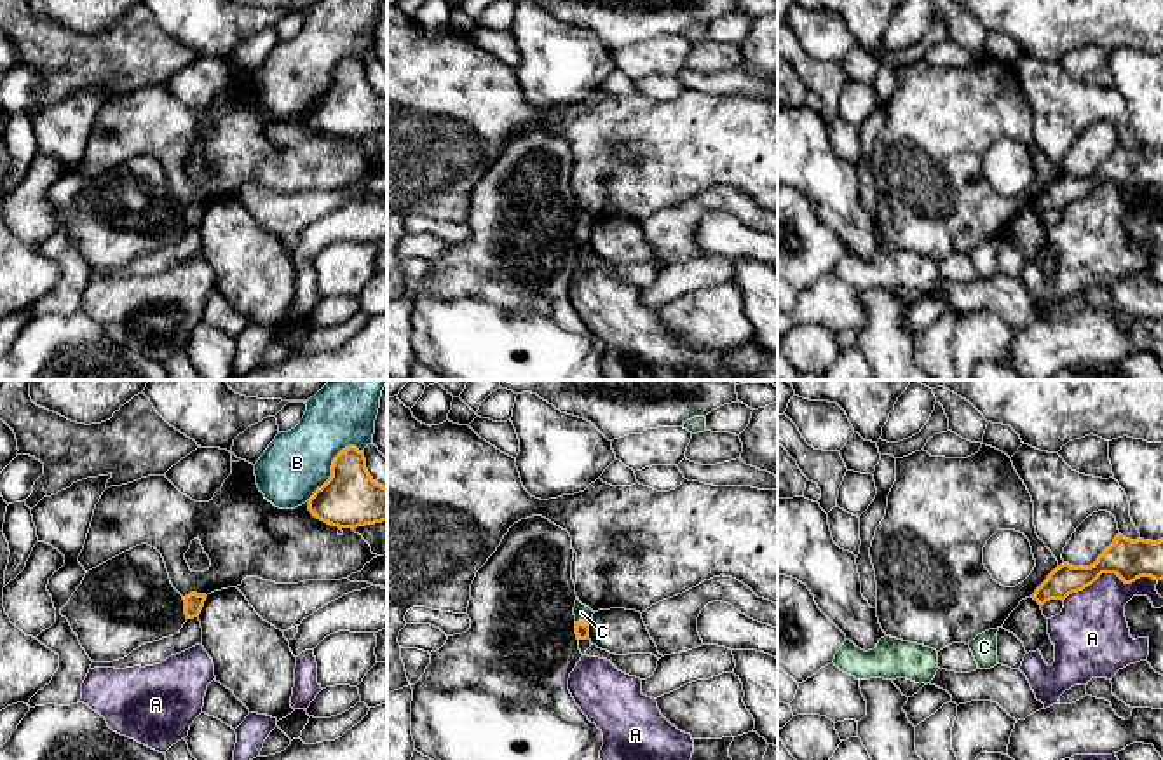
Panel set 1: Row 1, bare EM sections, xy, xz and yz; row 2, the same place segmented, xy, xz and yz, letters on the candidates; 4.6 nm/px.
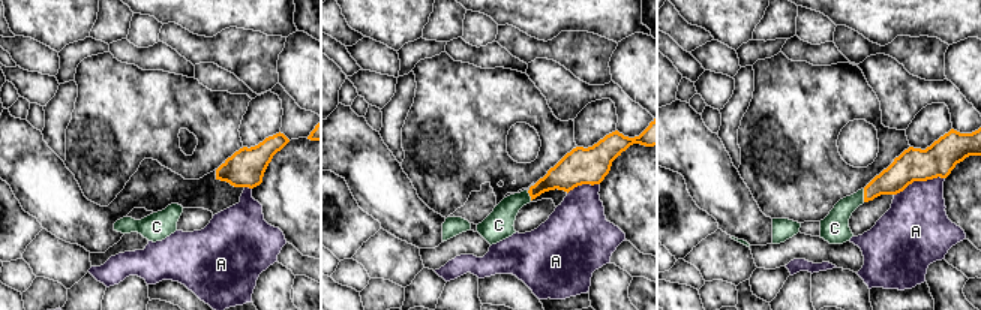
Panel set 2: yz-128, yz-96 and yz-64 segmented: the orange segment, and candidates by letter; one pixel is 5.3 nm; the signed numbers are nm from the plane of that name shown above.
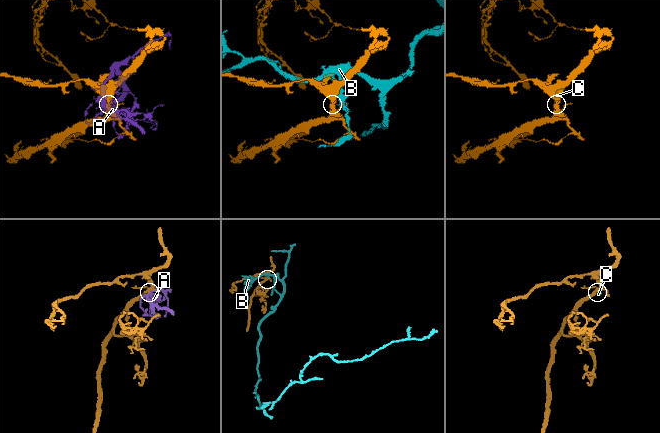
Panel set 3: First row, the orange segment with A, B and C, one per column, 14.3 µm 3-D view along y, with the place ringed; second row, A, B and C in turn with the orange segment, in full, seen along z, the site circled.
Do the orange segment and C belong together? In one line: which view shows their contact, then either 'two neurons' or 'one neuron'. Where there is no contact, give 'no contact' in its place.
meets orange in xz; one neuron

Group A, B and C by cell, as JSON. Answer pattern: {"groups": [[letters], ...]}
{"groups": [["A"], ["B"], ["C"]]}

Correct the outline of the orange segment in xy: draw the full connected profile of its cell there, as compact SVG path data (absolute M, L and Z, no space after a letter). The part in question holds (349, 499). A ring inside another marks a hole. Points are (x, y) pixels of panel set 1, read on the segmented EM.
M354 446L342 450L330 479L309 499L309 511L338 528L357 528L387 521L387 488L375 483L364 453Z

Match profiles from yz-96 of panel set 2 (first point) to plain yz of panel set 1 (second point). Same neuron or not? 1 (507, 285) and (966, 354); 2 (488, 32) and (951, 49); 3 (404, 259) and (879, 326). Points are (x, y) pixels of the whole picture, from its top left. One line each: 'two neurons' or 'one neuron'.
1: one neuron
2: two neurons
3: two neurons

